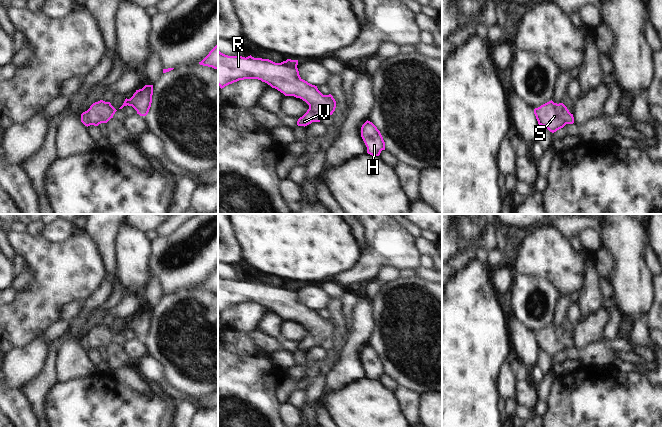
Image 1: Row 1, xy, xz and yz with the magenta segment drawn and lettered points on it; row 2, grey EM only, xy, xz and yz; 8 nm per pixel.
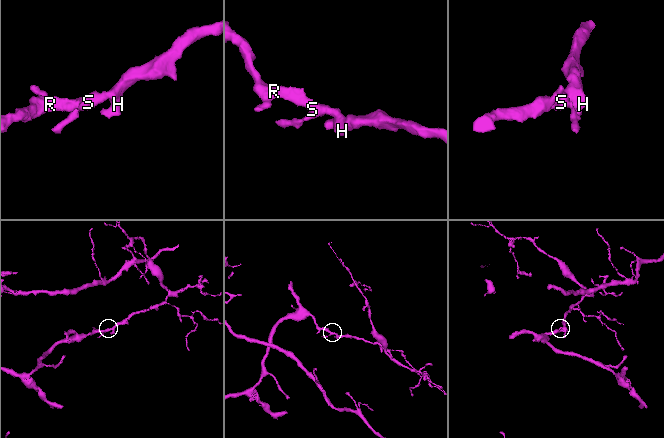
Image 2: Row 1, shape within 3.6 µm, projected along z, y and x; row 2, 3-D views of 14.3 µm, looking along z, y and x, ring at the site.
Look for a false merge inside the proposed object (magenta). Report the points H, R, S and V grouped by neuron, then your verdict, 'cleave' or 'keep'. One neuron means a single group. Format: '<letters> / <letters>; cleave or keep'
H R S V; keep

